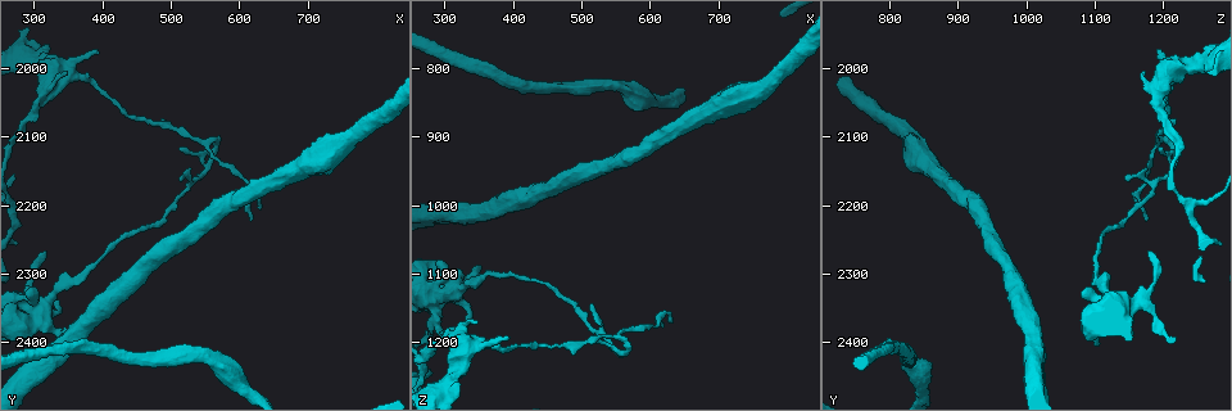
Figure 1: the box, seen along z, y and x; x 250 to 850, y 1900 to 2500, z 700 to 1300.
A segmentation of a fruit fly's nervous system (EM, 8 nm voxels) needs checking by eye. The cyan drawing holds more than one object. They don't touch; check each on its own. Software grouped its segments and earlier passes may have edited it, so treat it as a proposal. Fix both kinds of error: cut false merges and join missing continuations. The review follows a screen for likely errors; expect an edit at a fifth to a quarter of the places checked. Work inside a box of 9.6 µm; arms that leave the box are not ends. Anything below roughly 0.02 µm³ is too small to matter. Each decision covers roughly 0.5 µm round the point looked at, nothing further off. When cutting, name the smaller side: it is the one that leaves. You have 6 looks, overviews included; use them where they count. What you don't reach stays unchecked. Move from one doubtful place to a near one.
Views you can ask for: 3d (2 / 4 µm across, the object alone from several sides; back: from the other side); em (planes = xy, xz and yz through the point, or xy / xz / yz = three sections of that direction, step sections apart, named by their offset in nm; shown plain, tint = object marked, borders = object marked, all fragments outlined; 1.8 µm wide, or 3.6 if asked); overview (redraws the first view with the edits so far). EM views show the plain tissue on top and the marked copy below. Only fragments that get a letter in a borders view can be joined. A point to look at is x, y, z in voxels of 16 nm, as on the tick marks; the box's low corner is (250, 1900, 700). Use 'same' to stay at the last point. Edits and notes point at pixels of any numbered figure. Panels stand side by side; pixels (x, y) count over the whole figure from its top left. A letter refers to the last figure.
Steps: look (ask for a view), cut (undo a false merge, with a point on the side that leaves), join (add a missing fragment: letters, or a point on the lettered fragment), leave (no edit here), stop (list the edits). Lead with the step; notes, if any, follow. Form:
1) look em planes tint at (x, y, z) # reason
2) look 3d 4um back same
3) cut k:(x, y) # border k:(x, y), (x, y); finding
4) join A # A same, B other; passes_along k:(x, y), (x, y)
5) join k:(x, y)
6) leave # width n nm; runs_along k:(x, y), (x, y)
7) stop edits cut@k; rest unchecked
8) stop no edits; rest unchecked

look em planes tint at (320, 2265, 1180) # branch stops here

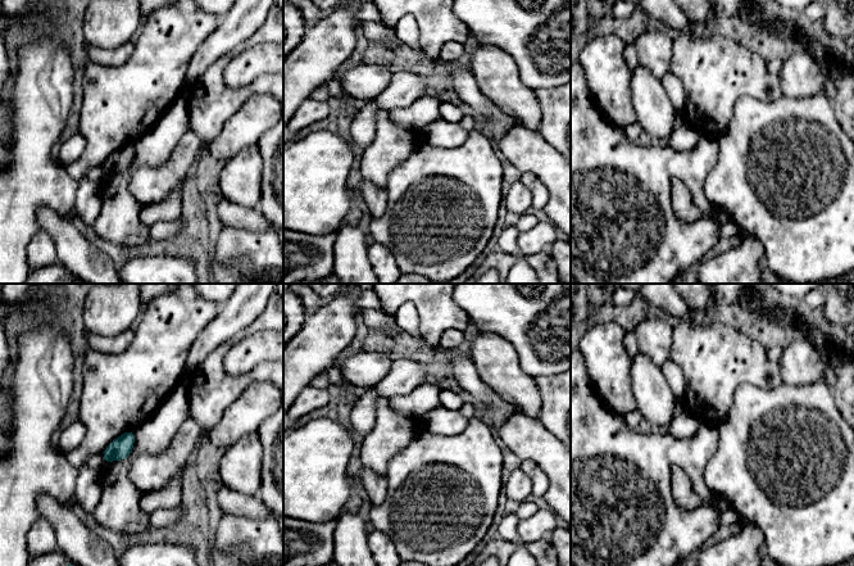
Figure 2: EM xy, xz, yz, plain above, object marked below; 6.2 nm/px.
look em planes borders same

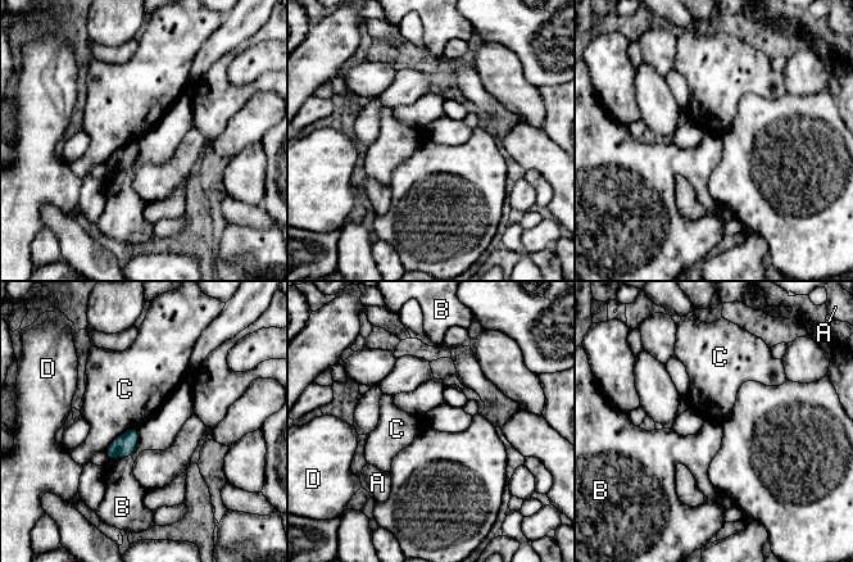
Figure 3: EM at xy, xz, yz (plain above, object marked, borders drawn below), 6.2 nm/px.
leave # longest_contact B 300 nm; A other, B other, C other, D other; border 3:(137, 427), (135, 451), (108, 462); none of them fits

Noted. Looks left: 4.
look 3d 4um at (520, 2160, 1140) # branch stops here

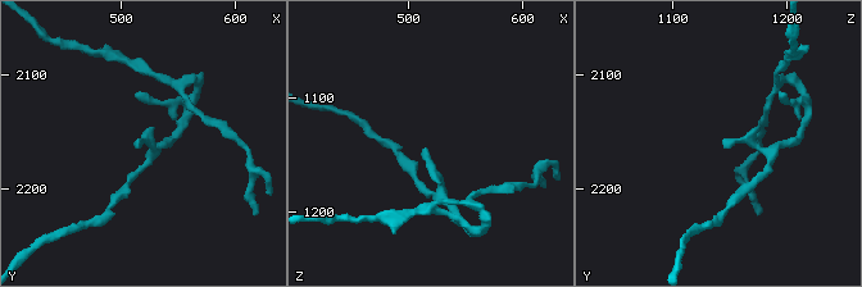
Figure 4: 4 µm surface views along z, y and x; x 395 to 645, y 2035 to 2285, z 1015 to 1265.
look em planes borders at (516, 2158, 1144)

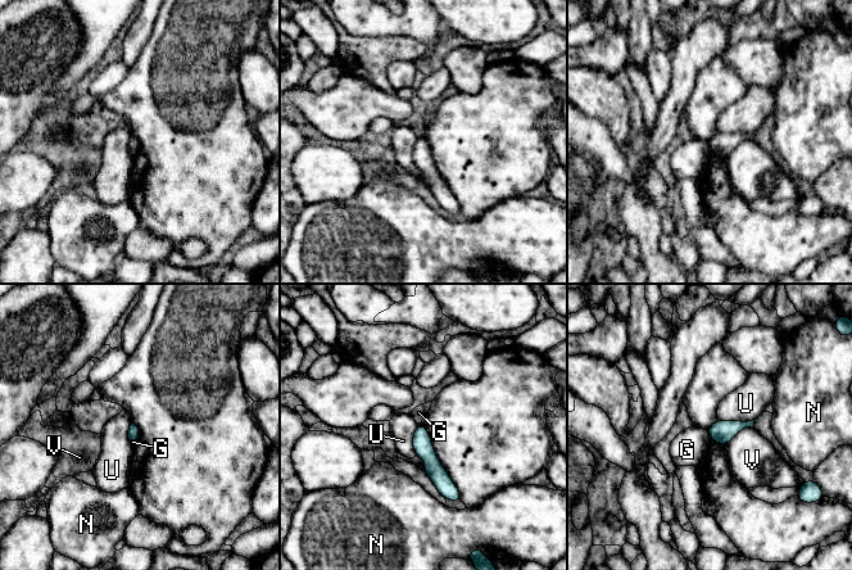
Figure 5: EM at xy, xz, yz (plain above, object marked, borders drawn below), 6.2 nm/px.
leave # G other, N other, U other, V other; border 5:(753, 419), (746, 421), (717, 421); none of them fits

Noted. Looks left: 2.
look em planes borders at (305, 2060, 1190) # sudden change in width

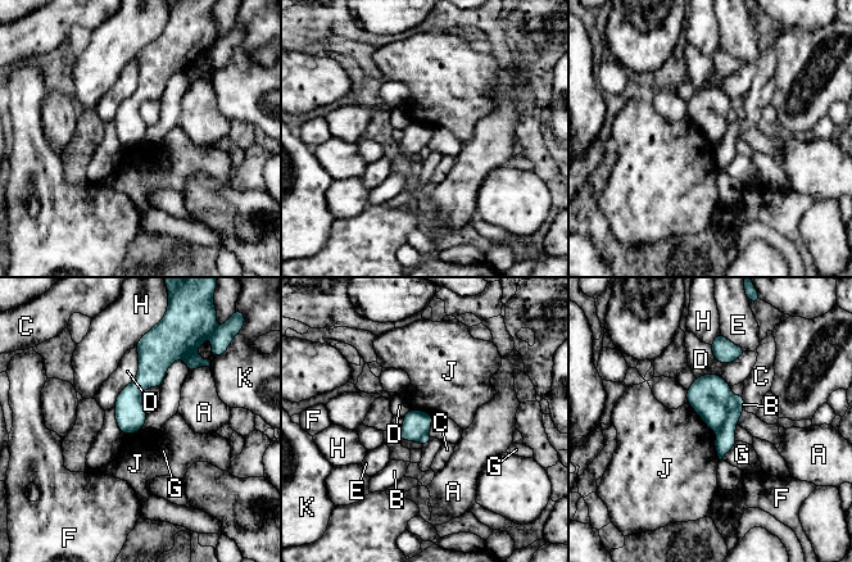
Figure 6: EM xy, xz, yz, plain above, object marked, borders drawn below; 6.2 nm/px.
cut 6:(710, 395) # A other, B other, C other, D other, E other, F other, G other, H other, J other, K other; a second neuron is stuck on

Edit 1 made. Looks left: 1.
stop edits cut@6; rest unchecked

